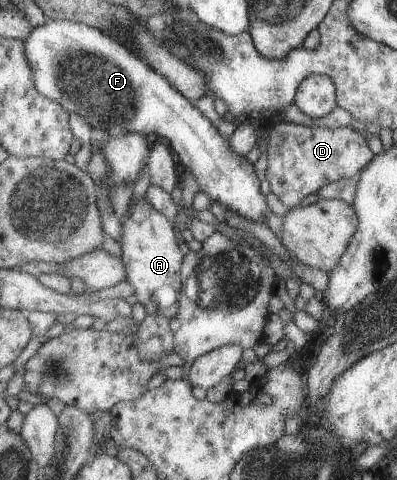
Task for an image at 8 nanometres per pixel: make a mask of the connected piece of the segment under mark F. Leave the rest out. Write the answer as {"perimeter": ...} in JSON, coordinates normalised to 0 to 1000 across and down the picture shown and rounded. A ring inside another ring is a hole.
{"perimeter":[[[118,40],[113,50],[88,56],[60,88],[93,185],[108,198],[146,210],[169,231],[209,242],[232,269],[275,275],[280,285],[325,275],[418,285],[451,323],[456,340],[494,367],[506,398],[516,400],[526,415],[547,419],[562,433],[574,433],[607,452],[668,463],[683,431],[673,423],[673,410],[657,402],[660,373],[642,360],[637,342],[584,310],[579,292],[476,204],[320,96],[254,65],[254,58],[217,48],[134,40]]]}

